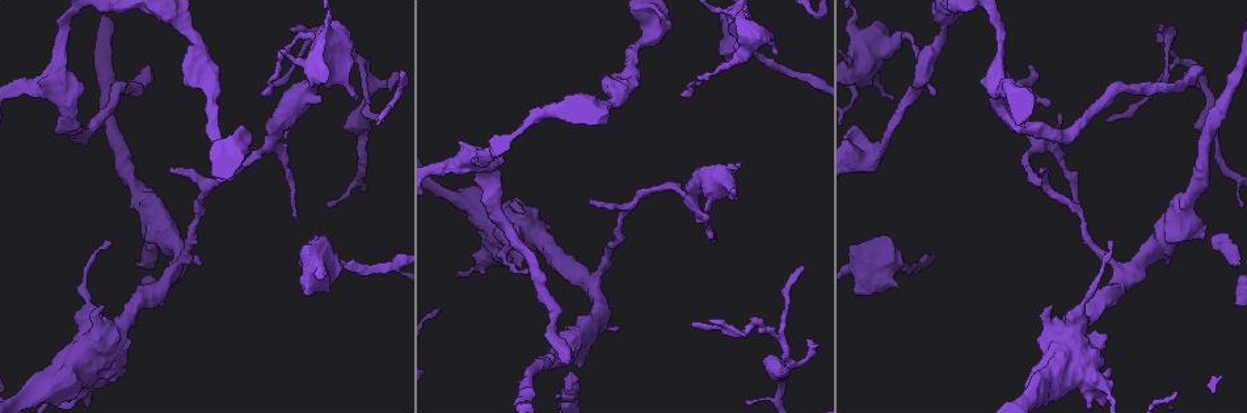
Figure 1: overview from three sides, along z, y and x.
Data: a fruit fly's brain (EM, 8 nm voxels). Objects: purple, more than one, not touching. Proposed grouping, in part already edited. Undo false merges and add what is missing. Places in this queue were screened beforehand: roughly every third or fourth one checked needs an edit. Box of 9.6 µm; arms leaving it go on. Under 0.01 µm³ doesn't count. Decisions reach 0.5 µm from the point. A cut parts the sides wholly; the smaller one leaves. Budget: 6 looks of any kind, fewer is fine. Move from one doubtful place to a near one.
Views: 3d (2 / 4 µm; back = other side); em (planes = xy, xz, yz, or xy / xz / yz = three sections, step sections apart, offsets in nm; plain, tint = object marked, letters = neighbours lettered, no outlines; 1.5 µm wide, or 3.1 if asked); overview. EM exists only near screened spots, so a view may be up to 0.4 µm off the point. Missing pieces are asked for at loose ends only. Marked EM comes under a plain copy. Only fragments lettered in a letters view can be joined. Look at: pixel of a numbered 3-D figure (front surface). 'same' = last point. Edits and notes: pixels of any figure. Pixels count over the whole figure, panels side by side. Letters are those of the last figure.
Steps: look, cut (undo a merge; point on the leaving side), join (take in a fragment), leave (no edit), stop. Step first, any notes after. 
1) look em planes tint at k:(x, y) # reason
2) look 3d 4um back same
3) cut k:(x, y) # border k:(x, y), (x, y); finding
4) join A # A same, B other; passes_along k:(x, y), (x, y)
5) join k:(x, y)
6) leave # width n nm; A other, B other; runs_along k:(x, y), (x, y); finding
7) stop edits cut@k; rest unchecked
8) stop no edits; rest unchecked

look 3d 4um at 1:(149, 68) # branch stops here

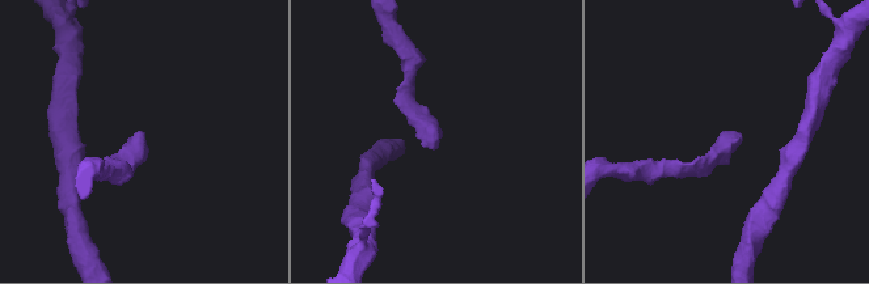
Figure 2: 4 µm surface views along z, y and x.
look em xz step 8 letters at 2:(142, 135)

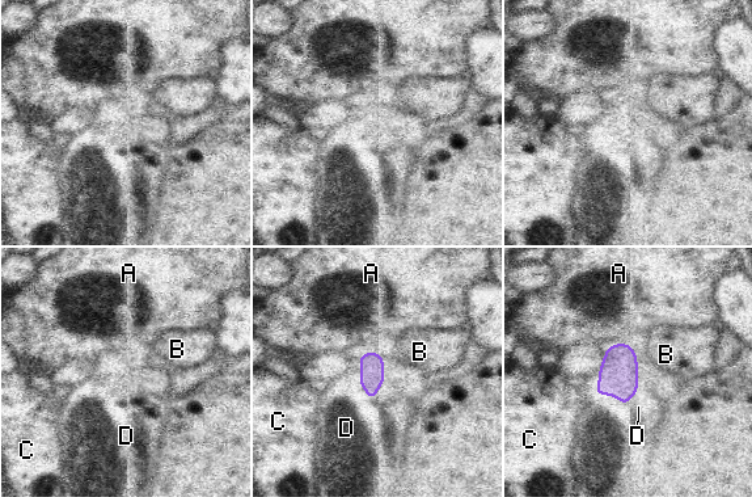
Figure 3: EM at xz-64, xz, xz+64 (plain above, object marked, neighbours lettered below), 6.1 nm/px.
join D # A other, B other, C other, D same; passes_along 3:(371, 365), (377, 390), (381, 418); it goes on there

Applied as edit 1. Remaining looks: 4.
look em planes letters at 1:(297, 219) # thin end

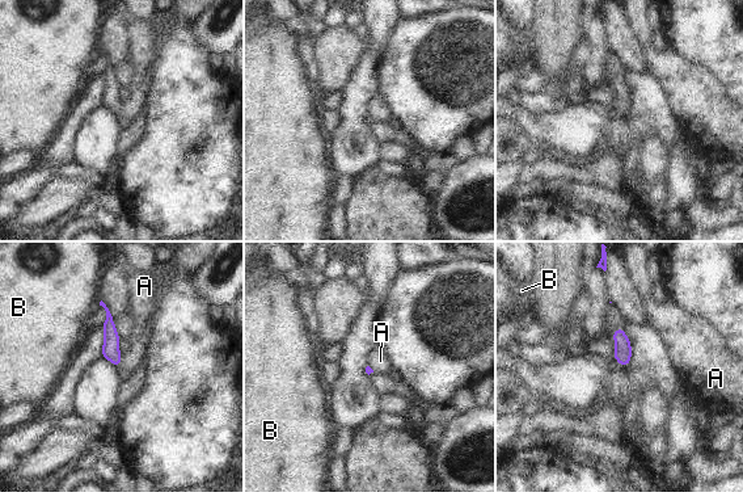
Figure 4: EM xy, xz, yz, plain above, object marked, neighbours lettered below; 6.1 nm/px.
leave # A other, B other; border 4:(122, 354), (118, 368); no lettered fragment goes on from it

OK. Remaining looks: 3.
look em planes letters at 1:(630, 204) # abrupt turn

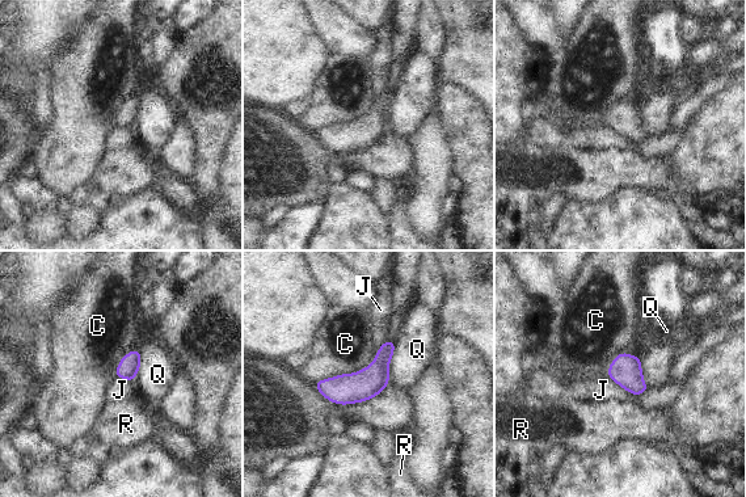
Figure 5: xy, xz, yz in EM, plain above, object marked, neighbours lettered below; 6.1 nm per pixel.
leave # C other, J other, Q other, R other; runs_along 5:(391, 344), (358, 386), (319, 386); continuous, no second cell

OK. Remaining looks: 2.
stop edits join@3; rest unchecked

